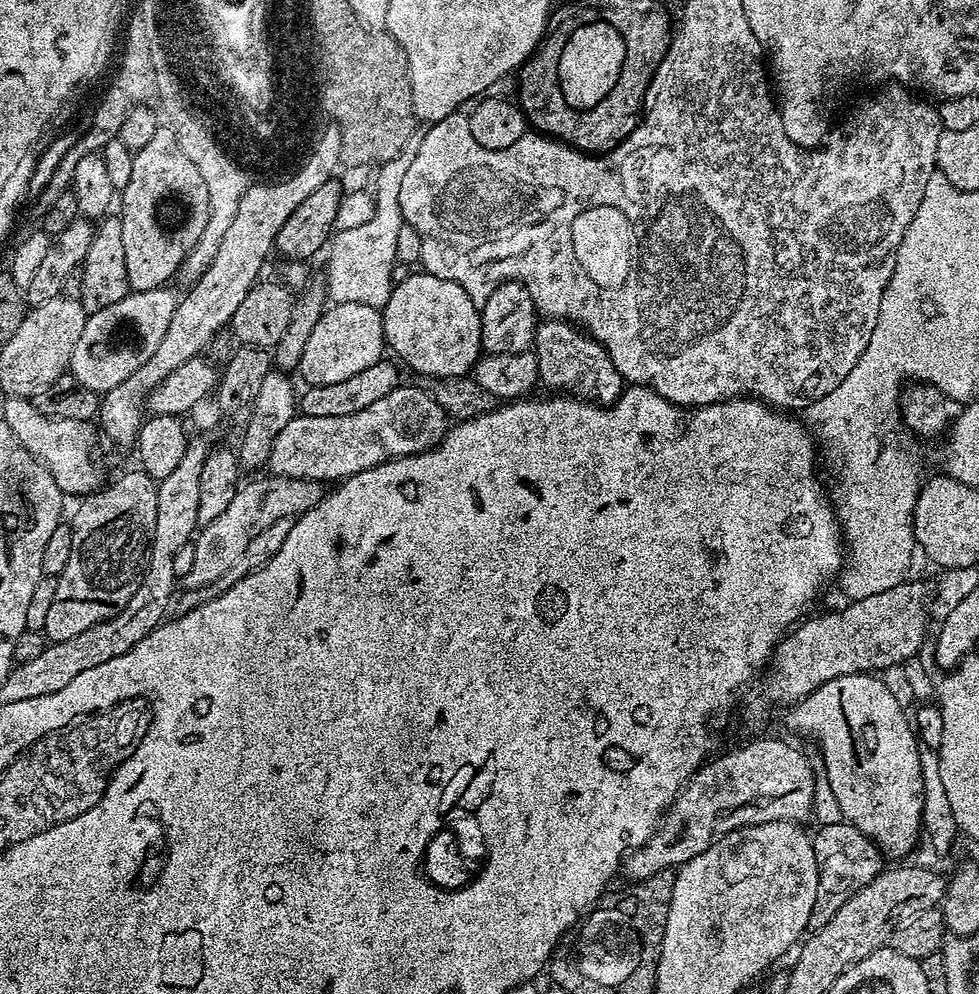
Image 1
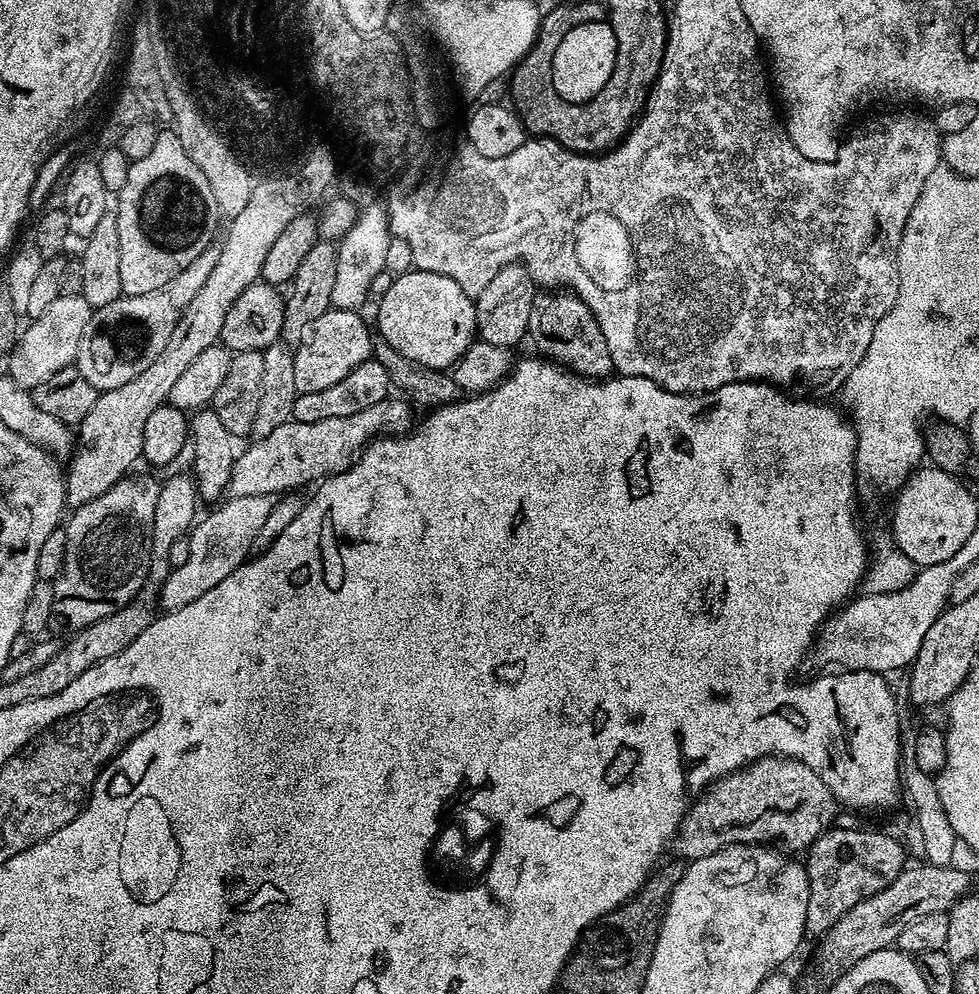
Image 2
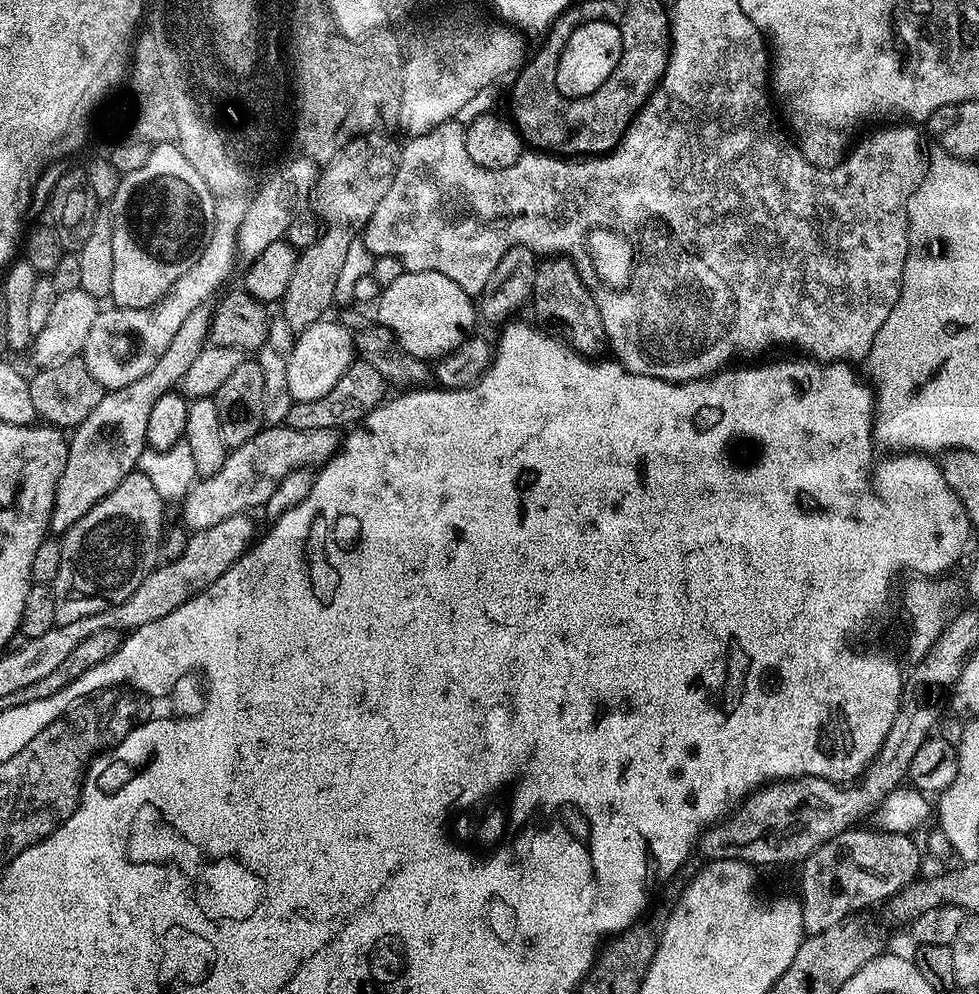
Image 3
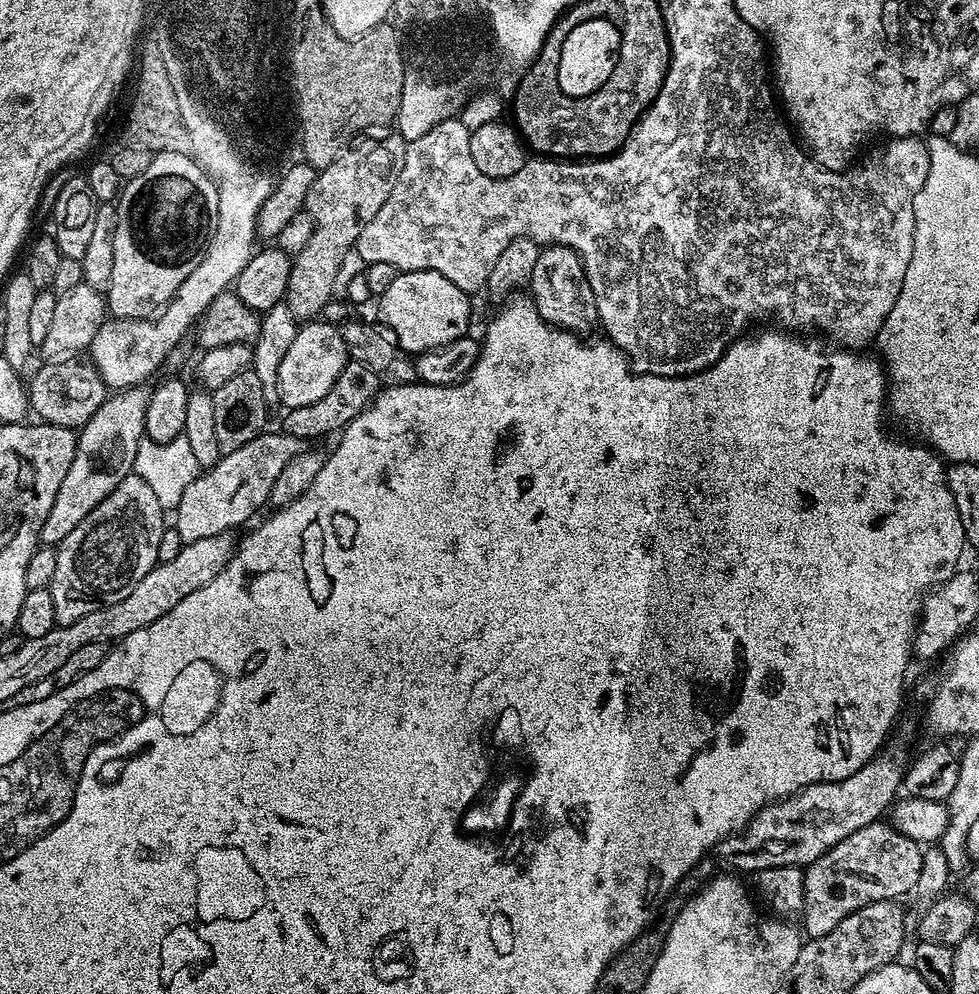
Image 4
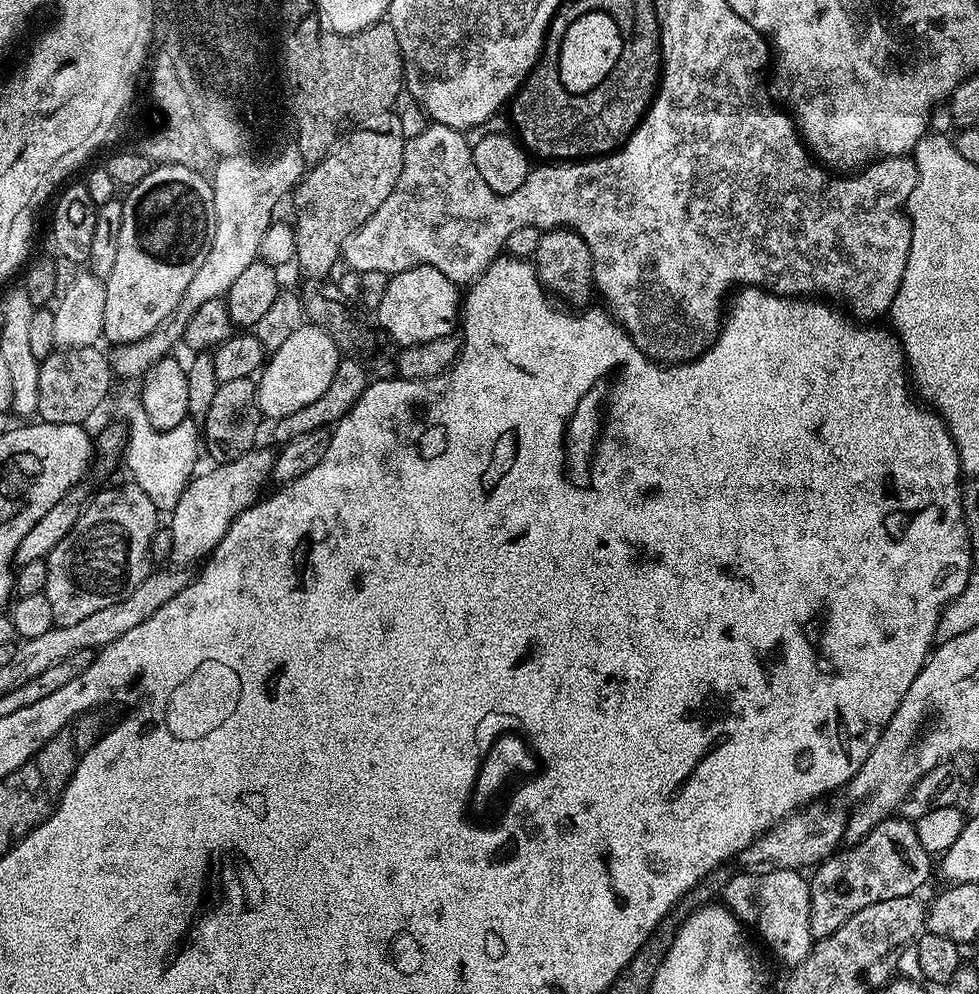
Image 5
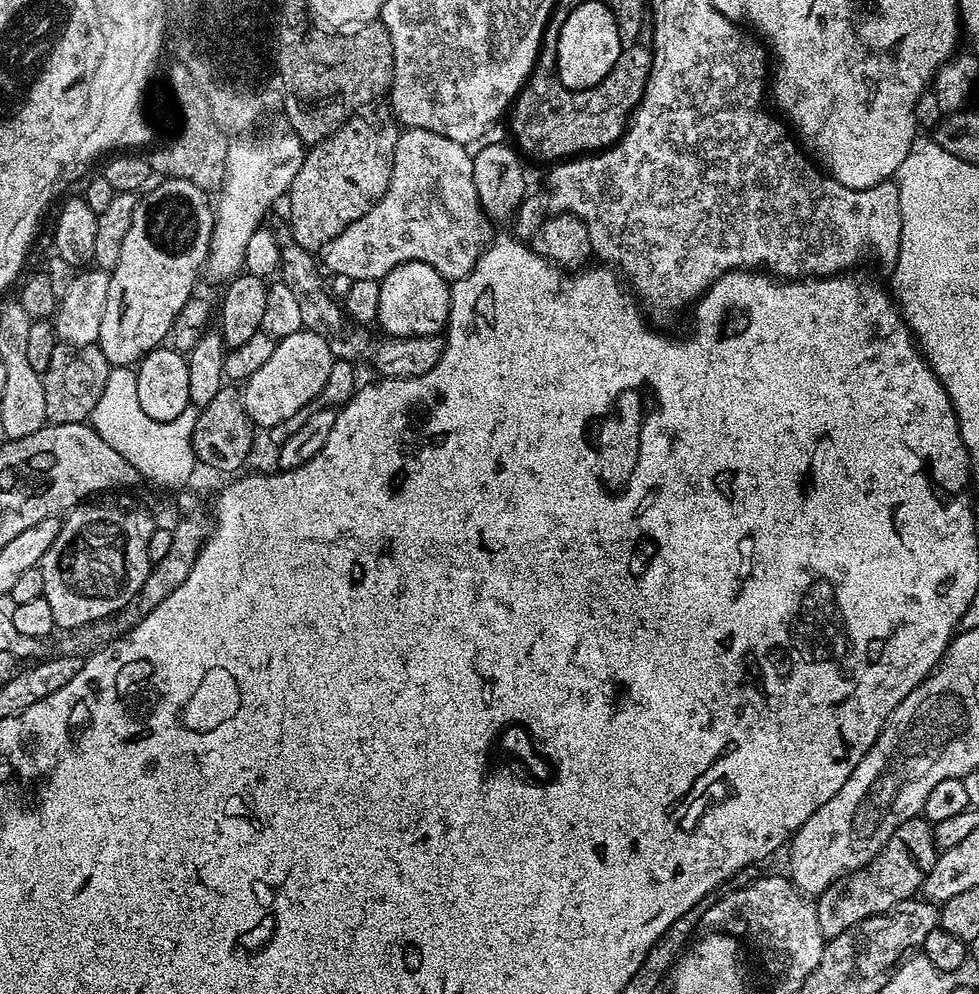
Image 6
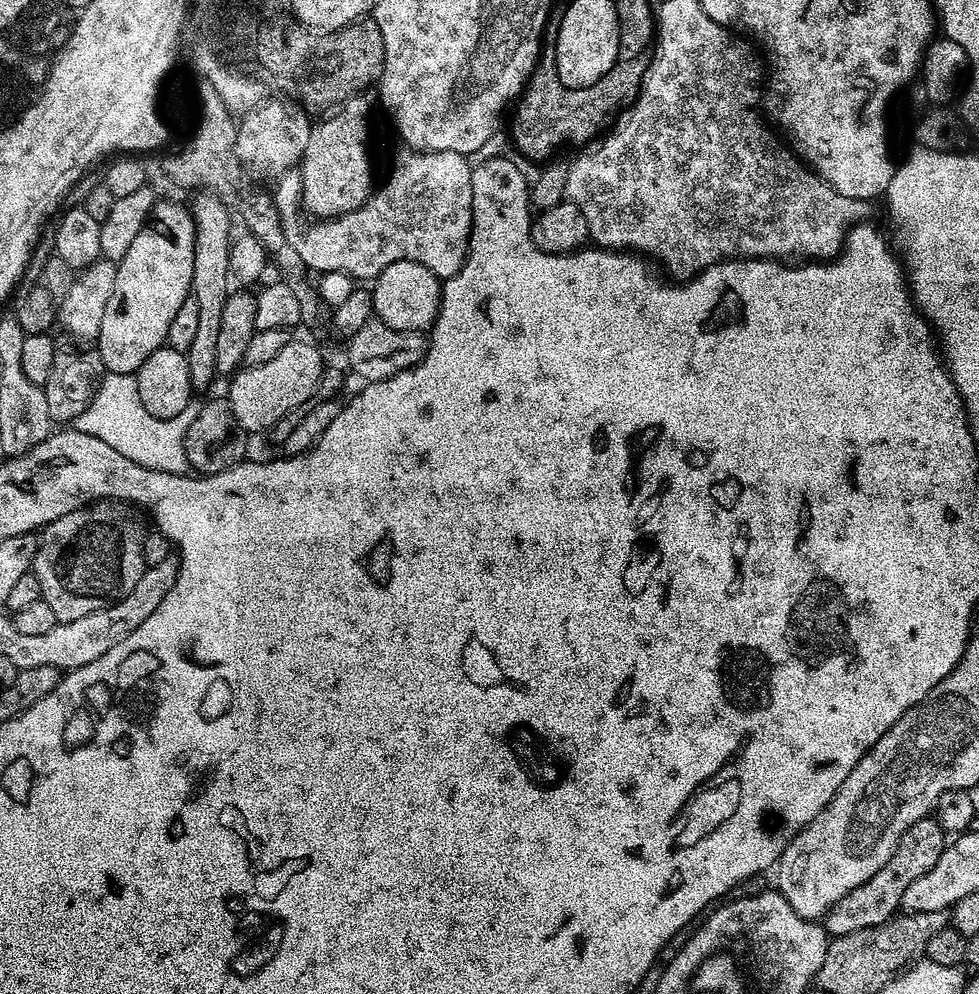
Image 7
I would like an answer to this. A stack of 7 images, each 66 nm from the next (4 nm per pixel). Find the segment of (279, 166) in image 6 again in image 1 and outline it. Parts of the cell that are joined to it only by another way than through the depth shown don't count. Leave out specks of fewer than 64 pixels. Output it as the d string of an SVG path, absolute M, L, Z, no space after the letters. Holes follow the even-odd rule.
M165 286L141 292L129 291L122 302L114 302L114 306L106 306L106 310L91 313L82 330L82 338L78 338L78 346L74 346L70 375L82 382L82 386L90 386L90 390L103 394L126 382L134 370L146 366L162 338L166 338L170 318L174 318L178 296L170 289Z

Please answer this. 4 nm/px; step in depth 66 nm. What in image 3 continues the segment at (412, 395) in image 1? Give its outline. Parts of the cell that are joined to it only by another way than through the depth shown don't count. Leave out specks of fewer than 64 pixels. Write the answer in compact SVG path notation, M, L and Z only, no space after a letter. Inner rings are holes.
M287 426L261 428L258 434L254 434L254 438L250 438L250 442L242 442L242 446L229 451L226 462L218 474L207 476L192 485L188 495L182 500L182 504L184 504L183 527L189 530L209 528L231 516L249 513L252 510L250 508L257 507L256 509L259 509L267 504L270 494L274 494L274 490L278 490L281 480L300 469L312 470L317 466L327 464L336 455L341 443L341 433L334 428L330 430L294 430Z

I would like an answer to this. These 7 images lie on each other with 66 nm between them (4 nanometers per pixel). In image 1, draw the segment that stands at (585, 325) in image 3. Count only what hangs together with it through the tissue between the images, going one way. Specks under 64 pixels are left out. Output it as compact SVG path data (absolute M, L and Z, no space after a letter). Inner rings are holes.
M541 319L536 326L534 341L536 361L540 370L539 383L552 388L553 393L567 394L590 404L607 406L624 393L624 375L614 366L610 354L583 327L566 320Z

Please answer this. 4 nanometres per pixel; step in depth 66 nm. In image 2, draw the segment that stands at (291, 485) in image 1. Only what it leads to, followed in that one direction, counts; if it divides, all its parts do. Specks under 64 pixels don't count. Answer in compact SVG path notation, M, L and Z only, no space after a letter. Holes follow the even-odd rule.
M262 494L234 496L216 506L221 508L214 509L205 520L203 517L188 536L190 554L186 557L186 563L171 569L160 588L159 607L175 610L190 606L190 602L194 602L194 598L202 598L206 590L214 590L214 586L218 586L218 582L229 576L237 563L253 551L252 543L255 545L259 541L260 531L262 526L266 526L266 518L270 518L273 503L273 497Z

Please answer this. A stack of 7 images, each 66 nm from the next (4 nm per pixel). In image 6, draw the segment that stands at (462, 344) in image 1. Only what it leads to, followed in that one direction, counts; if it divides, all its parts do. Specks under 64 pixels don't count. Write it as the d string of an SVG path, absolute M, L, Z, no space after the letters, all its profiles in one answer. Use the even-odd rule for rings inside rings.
M406 262L394 266L390 274L380 281L380 298L378 301L378 324L385 328L388 336L438 336L448 327L452 290L449 281L445 280L434 266L426 266L426 262Z

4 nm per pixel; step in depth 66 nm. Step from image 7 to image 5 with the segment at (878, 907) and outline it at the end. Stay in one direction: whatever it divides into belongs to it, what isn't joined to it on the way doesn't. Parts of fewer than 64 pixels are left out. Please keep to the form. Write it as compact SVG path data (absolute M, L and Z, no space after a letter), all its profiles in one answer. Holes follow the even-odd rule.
M883 820L866 838L828 857L810 876L812 909L810 930L813 941L834 934L847 919L874 903L919 893L919 888L934 872L934 860L916 833L911 820Z

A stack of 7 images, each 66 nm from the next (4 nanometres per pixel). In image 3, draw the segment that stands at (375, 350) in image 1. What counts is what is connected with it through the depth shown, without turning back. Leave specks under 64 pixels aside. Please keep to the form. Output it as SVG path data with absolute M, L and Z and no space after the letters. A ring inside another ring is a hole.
M333 318L315 320L306 331L299 333L296 345L290 354L290 370L286 378L290 381L290 394L293 401L310 402L310 398L322 398L342 374L352 365L354 359L354 336L347 332Z

